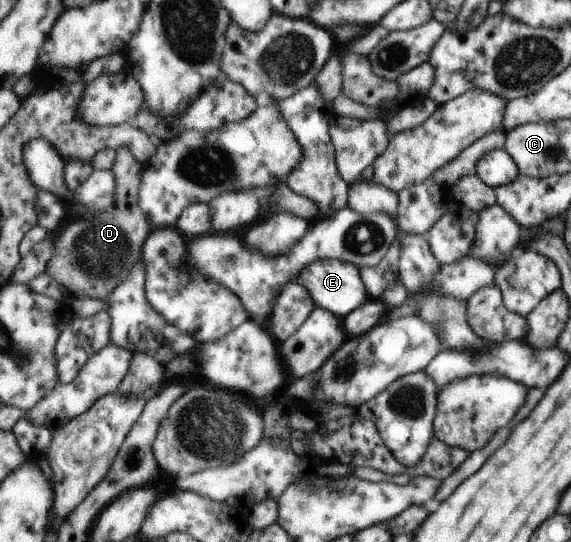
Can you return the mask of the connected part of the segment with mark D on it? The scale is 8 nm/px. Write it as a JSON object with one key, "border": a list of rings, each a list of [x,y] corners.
{"border":[[[120,147],[112,171],[118,186],[115,206],[95,213],[95,218],[81,218],[73,222],[59,238],[55,256],[47,266],[47,274],[57,278],[73,297],[106,300],[133,274],[133,266],[143,260],[143,248],[152,232],[147,216],[139,206],[139,190],[143,179],[143,165],[130,148]]]}

